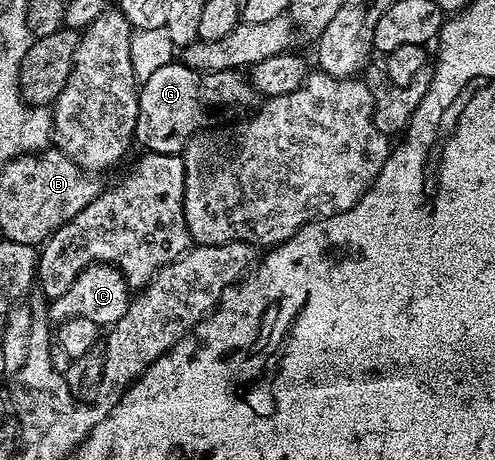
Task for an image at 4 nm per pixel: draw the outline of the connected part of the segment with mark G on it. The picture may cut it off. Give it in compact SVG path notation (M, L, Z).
M171 62L167 66L159 66L155 74L145 76L137 93L137 131L136 143L142 144L142 149L163 154L177 154L189 143L189 139L202 131L216 116L229 116L240 108L249 104L249 99L254 99L253 85L240 71L228 72L196 72L184 62Z

